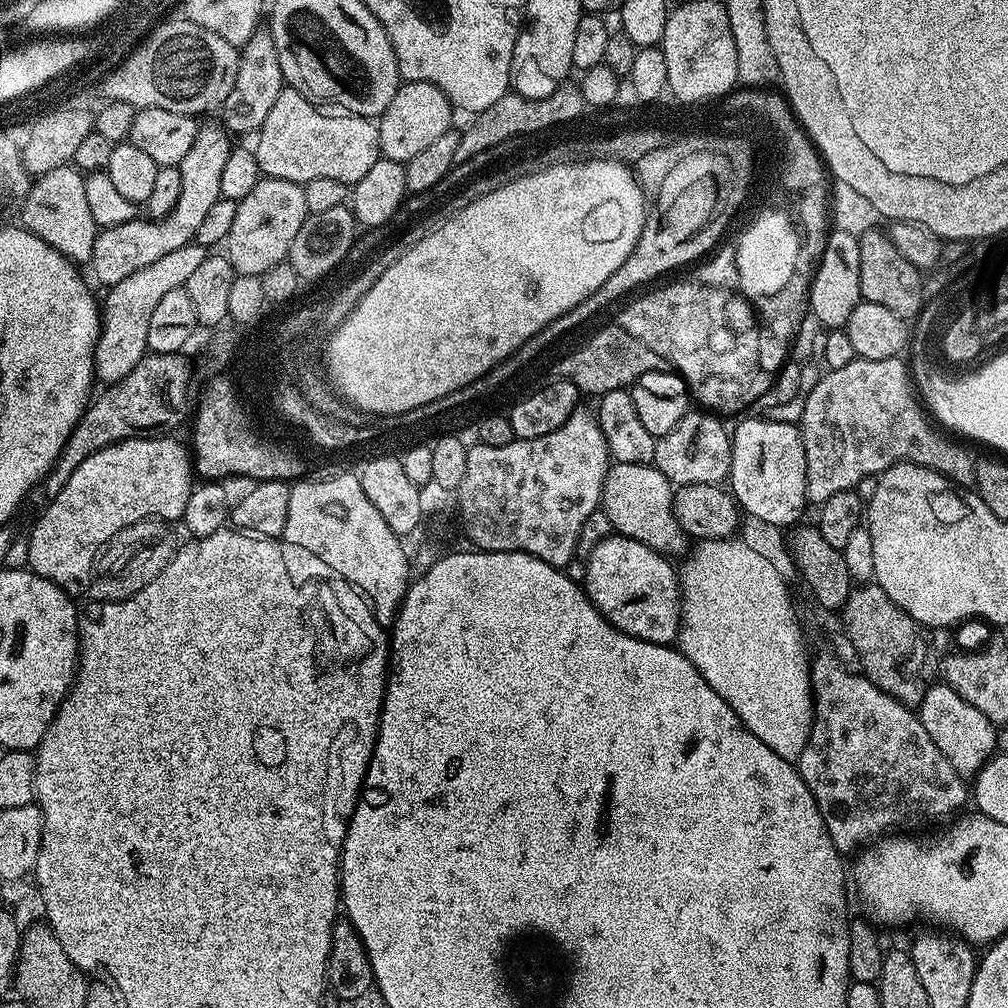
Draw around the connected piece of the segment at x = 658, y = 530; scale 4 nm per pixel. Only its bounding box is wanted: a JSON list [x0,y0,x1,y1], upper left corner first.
[602,463,690,558]

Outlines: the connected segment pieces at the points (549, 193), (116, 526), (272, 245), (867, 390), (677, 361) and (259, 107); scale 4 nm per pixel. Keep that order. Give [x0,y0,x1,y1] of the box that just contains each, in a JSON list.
[[324,158,645,416],[27,434,194,594],[226,176,309,277],[798,355,977,506],[618,285,773,418],[222,30,285,133]]

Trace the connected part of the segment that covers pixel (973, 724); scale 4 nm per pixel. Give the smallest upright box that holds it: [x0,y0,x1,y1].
[918,682,998,777]

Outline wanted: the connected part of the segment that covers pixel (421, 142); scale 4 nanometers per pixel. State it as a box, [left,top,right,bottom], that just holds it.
[378,80,454,162]

